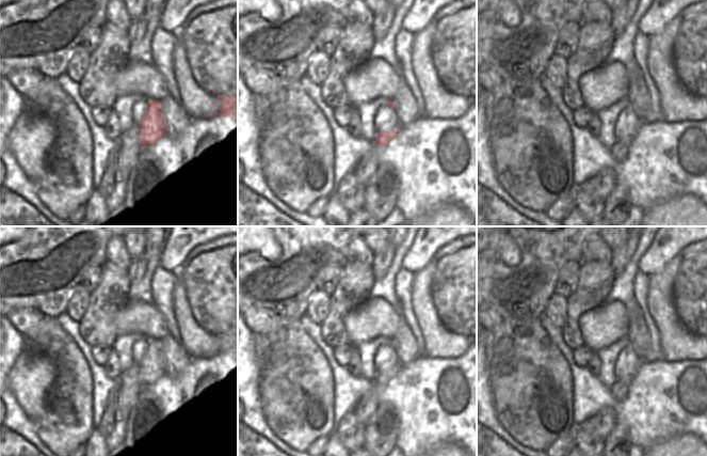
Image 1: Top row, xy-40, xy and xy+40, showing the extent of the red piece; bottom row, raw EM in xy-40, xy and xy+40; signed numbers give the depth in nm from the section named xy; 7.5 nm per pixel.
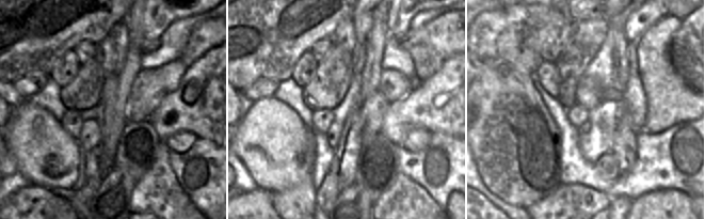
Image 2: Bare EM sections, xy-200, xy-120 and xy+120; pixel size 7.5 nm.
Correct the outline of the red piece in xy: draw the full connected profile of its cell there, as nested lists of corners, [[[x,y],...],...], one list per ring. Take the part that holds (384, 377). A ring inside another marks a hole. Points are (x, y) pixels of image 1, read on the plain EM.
[[[403,364],[399,365],[398,371],[381,371],[379,375],[375,375],[375,380],[373,381],[373,390],[376,394],[386,389],[388,382],[399,374]]]

